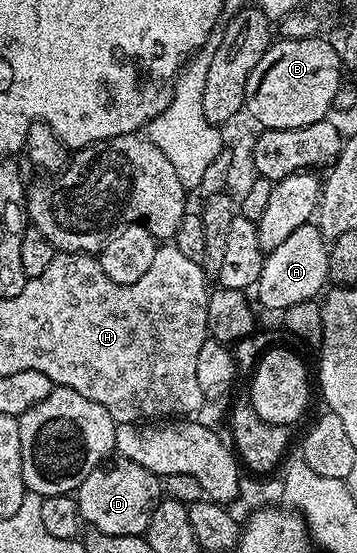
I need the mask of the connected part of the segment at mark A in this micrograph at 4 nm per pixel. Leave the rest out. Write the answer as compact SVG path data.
M312 222L297 229L277 249L264 256L261 276L255 286L260 303L277 312L287 310L301 301L315 299L328 284L328 257L330 250L319 228Z

